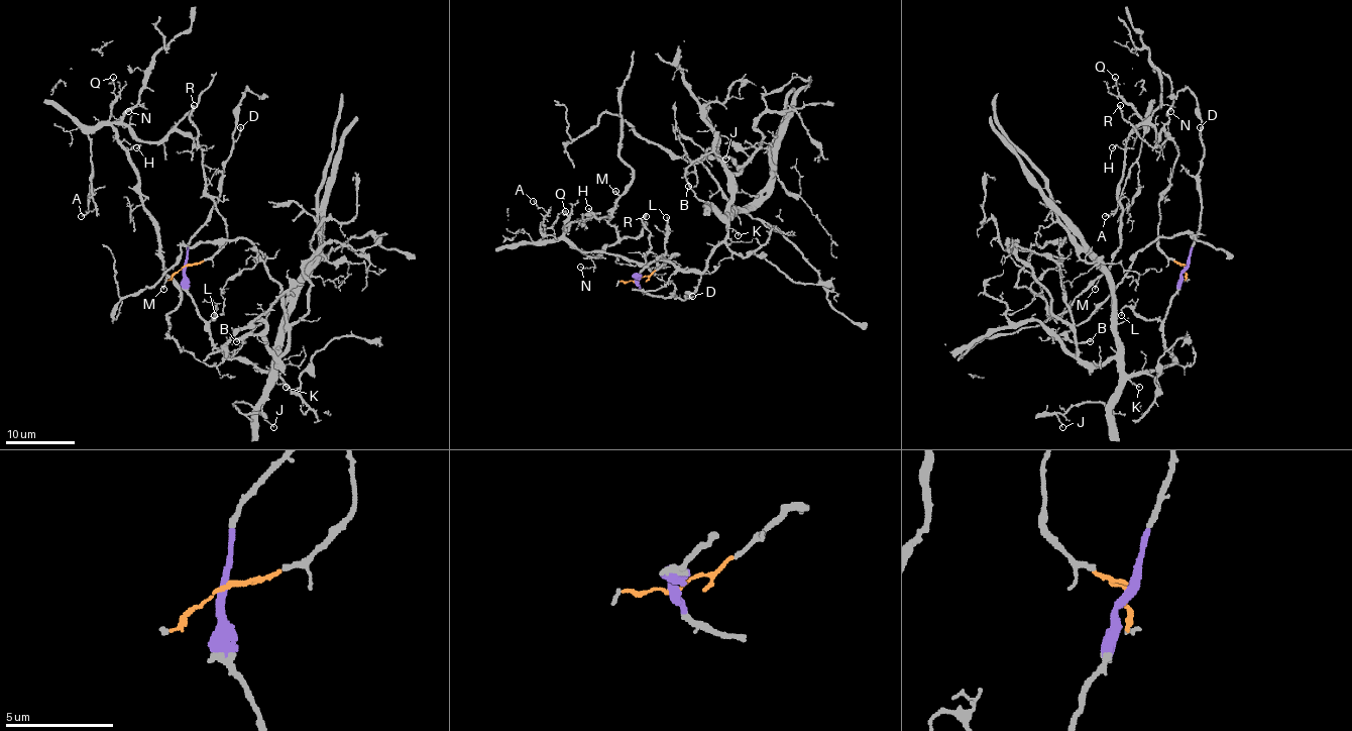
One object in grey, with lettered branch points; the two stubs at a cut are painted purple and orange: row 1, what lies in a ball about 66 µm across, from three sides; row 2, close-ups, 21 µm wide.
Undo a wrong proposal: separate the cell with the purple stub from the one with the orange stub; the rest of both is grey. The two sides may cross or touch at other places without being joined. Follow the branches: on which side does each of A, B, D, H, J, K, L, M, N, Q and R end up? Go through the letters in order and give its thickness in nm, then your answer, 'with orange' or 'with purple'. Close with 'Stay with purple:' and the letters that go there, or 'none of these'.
A: 130 nm | with orange
B: 110 nm | with purple
D: 120 nm | with purple
H: 120 nm | with orange
J: 100 nm | with purple
K: 100 nm | with purple
L: 120 nm | with purple
M: 120 nm | with orange
N: 80 nm | with orange
Q: 90 nm | with orange
R: 240 nm | with orange
Stay with purple: B, D, J, K, L

